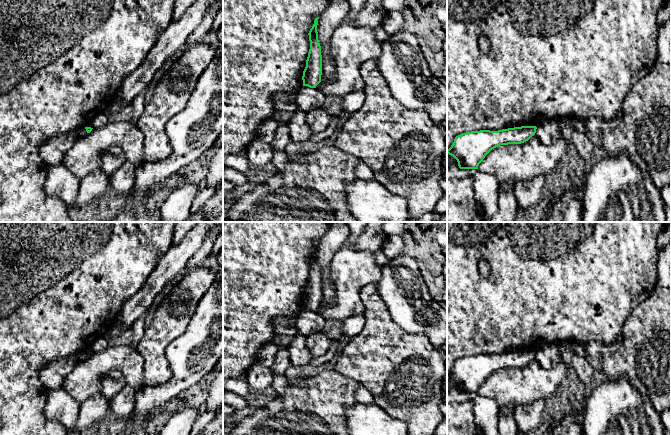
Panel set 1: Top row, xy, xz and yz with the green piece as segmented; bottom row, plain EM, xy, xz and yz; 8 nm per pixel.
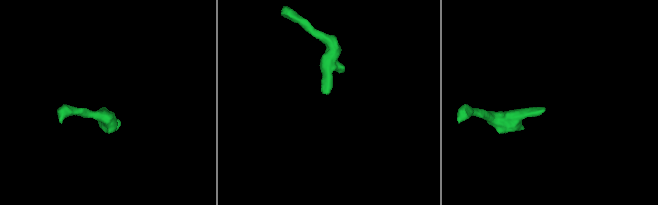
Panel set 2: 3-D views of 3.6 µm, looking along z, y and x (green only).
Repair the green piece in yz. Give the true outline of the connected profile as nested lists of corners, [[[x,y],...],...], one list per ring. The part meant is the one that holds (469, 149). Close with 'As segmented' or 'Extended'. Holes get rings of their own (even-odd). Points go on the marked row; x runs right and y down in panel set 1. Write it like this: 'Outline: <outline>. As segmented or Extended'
Outline: [[[521,126],[462,133],[455,137],[447,153],[457,160],[460,169],[478,169],[492,149],[500,145],[524,143],[535,135],[536,129],[536,126]]]. As segmented

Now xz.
Outline: [[[319,17],[314,20],[314,24],[308,33],[310,49],[306,60],[306,67],[302,76],[303,86],[308,86],[310,88],[316,88],[316,86],[321,82],[322,75],[321,46],[317,32],[318,19]]]. As segmented

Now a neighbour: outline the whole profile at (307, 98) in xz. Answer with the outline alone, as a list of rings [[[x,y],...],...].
[[[308,86],[298,90],[295,101],[297,108],[305,113],[328,104],[328,98],[322,92]]]

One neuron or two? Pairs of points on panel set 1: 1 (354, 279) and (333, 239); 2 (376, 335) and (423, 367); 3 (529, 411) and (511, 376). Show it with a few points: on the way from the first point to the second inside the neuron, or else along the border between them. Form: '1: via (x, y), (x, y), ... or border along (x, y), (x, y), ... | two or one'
1: border along (351, 232), (348, 242), (332, 258), (330, 273) | two
2: via (388, 347), (396, 355), (409, 355), (411, 357) | one
3: border along (545, 399), (516, 406) | two

